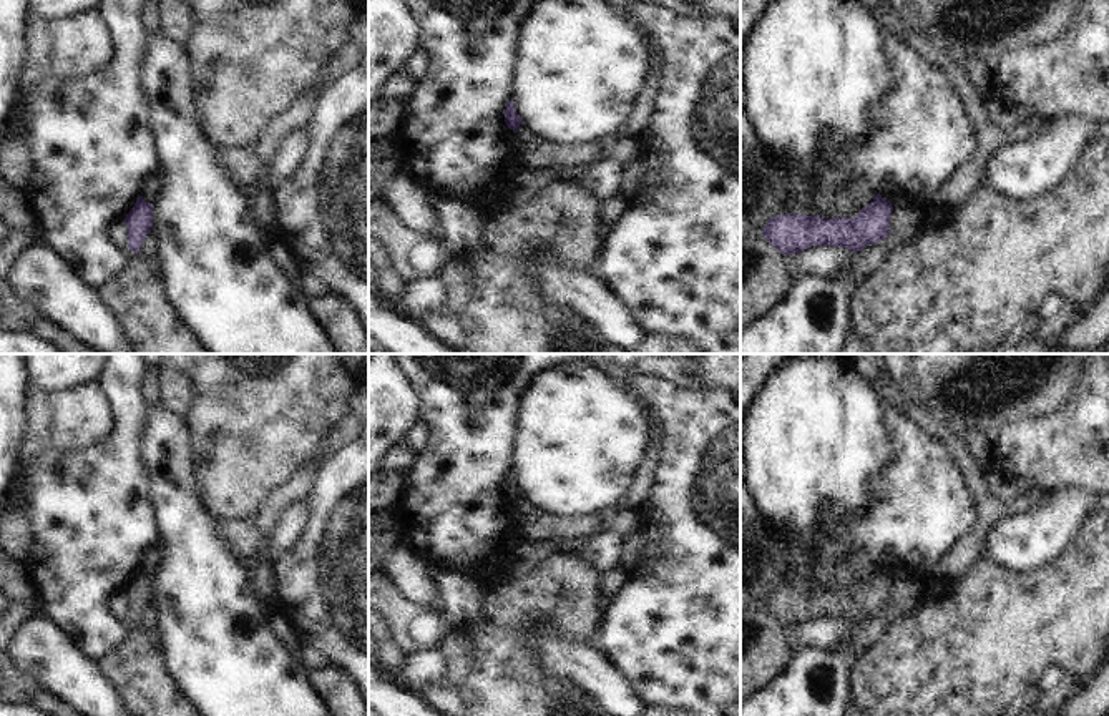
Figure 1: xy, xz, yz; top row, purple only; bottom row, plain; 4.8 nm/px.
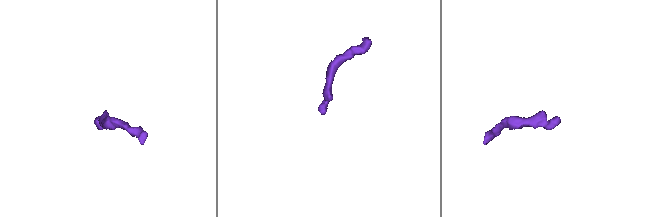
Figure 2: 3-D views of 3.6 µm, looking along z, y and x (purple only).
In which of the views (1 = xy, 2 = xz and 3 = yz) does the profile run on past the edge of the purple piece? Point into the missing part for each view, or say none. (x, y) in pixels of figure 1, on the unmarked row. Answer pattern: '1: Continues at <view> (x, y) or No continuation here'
1: No continuation here
2: No continuation here
3: No continuation here.

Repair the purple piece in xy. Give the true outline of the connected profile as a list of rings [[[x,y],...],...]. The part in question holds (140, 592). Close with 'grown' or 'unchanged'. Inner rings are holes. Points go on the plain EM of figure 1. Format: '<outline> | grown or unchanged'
[[[139,568],[123,593],[128,598],[128,620],[138,626],[143,611],[153,601],[153,576]]] | unchanged

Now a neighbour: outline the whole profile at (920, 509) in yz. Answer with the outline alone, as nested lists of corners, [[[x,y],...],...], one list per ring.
[[[882,400],[885,424],[895,449],[893,460],[873,477],[872,503],[858,515],[828,517],[827,537],[818,540],[822,555],[865,555],[880,563],[883,553],[898,562],[900,573],[928,570],[966,537],[978,520],[978,508],[971,498],[963,473],[945,447],[925,435],[913,422]]]

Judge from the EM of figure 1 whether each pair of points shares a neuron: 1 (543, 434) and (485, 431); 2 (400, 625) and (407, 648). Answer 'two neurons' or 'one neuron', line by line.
1: two neurons
2: one neuron

